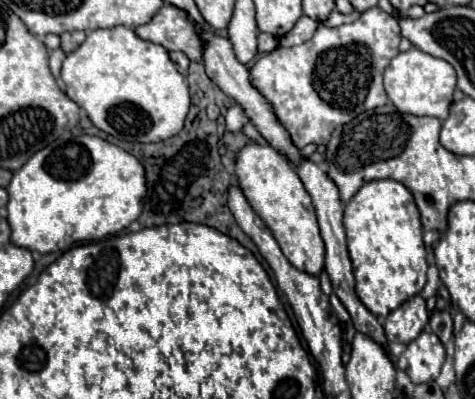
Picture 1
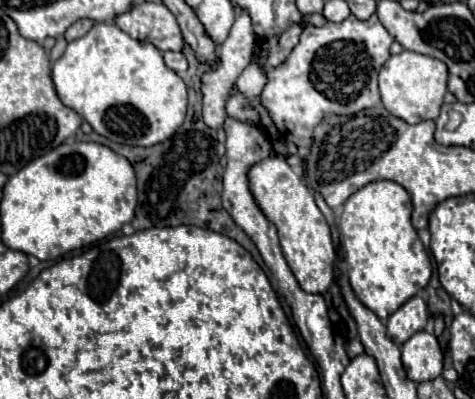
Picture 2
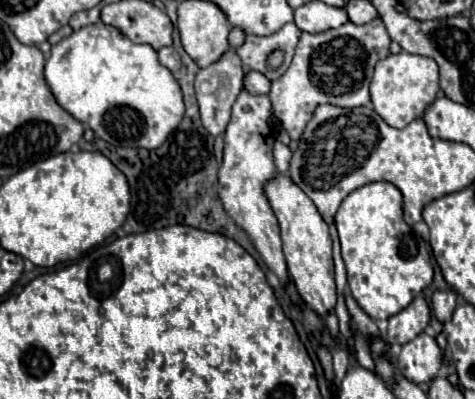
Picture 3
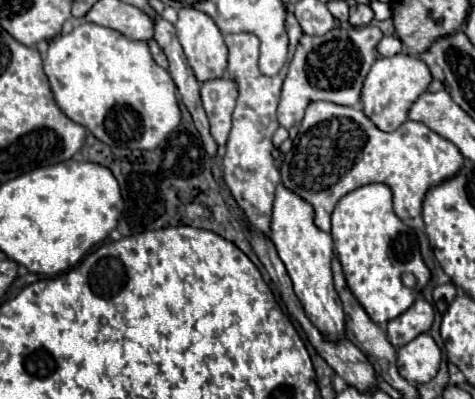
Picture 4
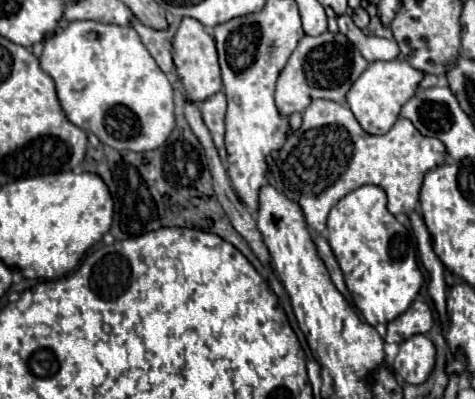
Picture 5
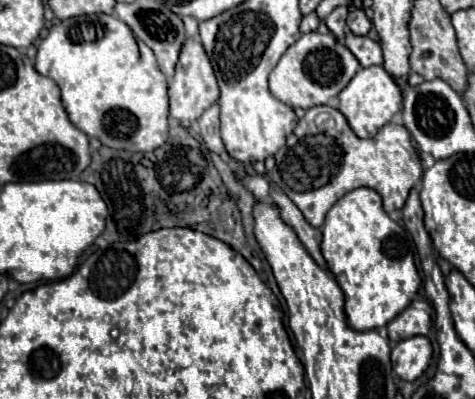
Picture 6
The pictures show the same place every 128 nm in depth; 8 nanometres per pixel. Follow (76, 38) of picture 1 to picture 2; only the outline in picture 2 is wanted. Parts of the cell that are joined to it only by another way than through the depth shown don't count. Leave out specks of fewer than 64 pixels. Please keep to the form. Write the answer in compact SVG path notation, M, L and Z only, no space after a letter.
M78 20L76 24L72 24L72 26L64 32L66 42L72 42L72 40L76 40L76 38L82 38L92 26L94 26L92 20Z

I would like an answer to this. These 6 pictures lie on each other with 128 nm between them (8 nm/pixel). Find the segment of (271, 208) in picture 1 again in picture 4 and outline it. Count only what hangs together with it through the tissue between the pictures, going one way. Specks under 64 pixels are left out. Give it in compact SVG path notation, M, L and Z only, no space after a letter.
M278 184L272 212L272 242L282 258L288 276L292 278L294 292L304 306L306 316L320 328L328 340L338 340L344 336L344 312L332 280L332 256L334 244L328 232L322 232L314 224L314 208L296 192L288 190L284 184Z

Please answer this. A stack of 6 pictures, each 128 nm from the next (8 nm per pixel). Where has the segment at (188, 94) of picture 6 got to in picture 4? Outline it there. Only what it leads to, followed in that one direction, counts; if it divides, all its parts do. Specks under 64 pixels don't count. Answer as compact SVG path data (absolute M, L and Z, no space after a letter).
M182 8L178 10L178 22L176 22L176 32L178 32L178 40L184 48L186 60L192 66L196 78L200 82L210 80L212 76L222 76L226 72L226 64L228 64L228 48L224 44L224 36L220 32L220 28L216 26L216 22L206 14L200 12L196 8Z

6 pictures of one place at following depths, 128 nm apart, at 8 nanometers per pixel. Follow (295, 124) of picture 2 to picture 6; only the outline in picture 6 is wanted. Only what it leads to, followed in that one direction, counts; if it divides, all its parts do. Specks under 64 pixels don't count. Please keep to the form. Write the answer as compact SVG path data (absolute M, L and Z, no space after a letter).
M302 34L300 40L286 50L278 66L272 70L270 92L290 108L308 110L316 104L328 104L332 98L336 98L354 78L358 68L360 62L356 60L356 56L334 34Z

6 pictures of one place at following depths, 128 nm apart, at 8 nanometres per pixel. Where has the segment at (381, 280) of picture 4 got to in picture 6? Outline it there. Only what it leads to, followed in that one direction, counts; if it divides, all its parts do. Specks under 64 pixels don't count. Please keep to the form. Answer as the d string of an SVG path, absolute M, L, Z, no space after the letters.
M356 188L342 196L326 214L322 234L322 254L344 292L346 316L354 330L382 328L412 302L422 282L414 254L408 252L404 228L384 212L376 190Z

